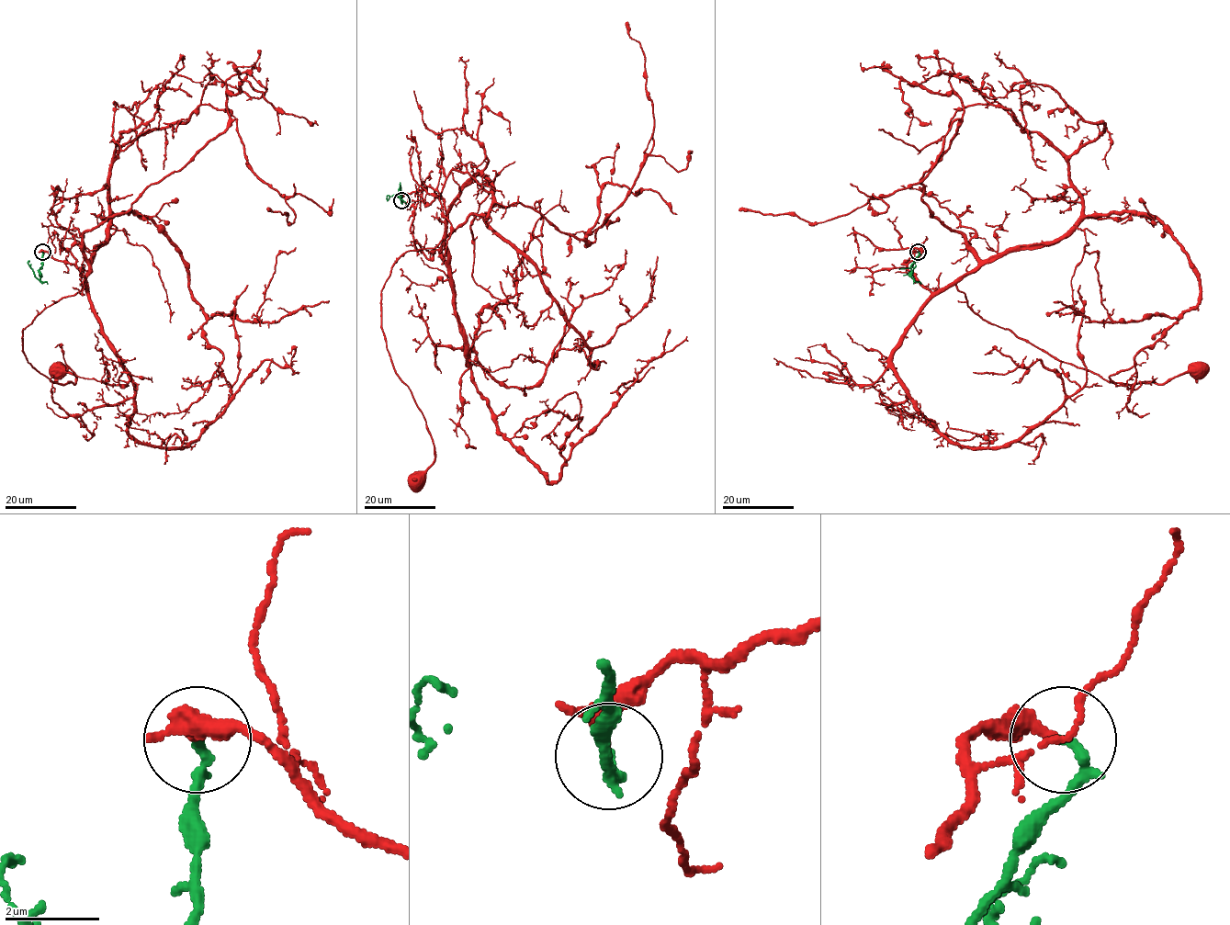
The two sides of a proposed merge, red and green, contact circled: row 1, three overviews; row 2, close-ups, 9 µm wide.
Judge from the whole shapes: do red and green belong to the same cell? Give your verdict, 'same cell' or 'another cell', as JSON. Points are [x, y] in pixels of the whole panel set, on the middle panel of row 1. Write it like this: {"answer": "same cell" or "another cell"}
{"answer": "same cell"}

